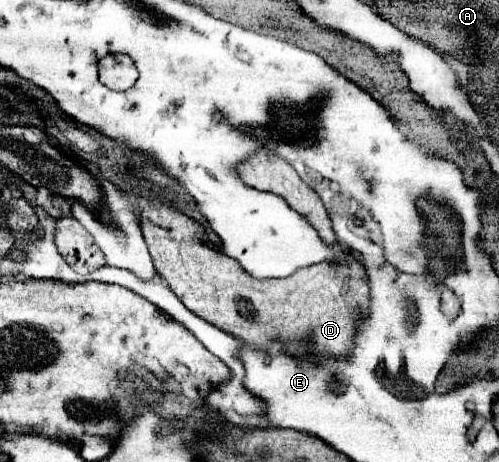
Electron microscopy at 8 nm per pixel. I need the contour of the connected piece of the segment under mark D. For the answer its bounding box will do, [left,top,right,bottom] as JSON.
[140,198,370,356]

